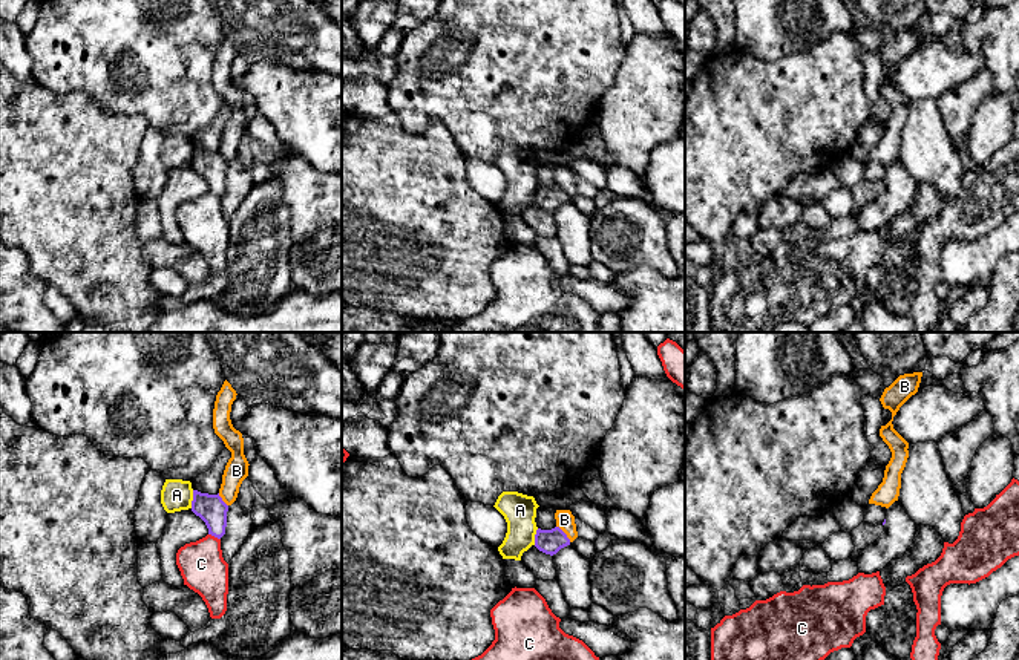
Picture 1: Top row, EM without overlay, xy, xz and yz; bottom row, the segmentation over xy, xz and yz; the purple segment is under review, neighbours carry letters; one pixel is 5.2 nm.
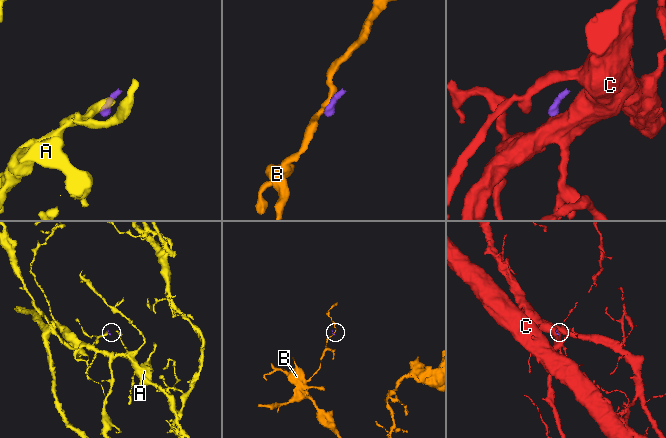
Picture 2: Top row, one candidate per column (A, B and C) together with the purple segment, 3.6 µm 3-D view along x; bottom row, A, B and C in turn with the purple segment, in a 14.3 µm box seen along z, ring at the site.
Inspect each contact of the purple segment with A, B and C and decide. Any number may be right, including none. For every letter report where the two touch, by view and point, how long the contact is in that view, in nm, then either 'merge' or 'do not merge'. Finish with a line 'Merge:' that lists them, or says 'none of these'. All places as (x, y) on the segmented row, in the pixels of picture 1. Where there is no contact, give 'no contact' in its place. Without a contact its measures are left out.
A: contact xy (193, 499); length 100 nm; do not merge
B: contact xz (564, 533); length 120 nm; do not merge
C: contact xy (215, 536); length 70 nm; do not merge
Merge: none of these

